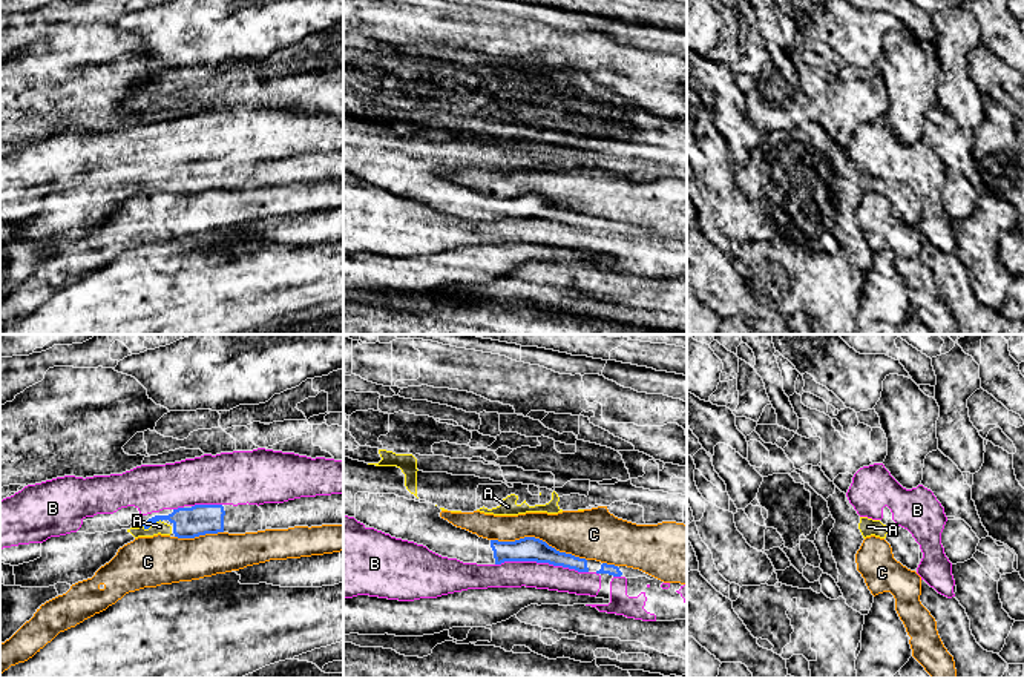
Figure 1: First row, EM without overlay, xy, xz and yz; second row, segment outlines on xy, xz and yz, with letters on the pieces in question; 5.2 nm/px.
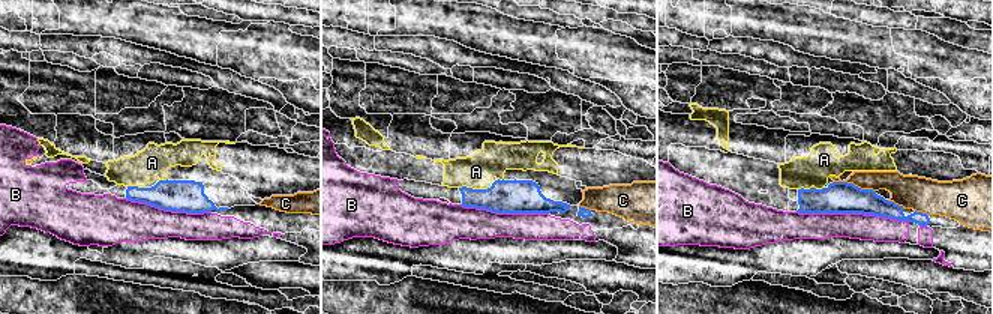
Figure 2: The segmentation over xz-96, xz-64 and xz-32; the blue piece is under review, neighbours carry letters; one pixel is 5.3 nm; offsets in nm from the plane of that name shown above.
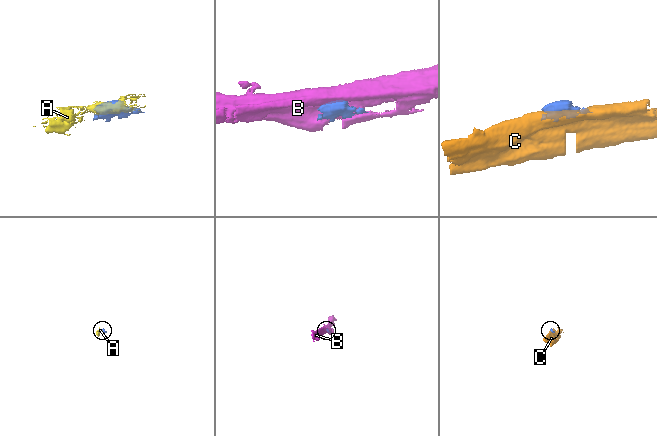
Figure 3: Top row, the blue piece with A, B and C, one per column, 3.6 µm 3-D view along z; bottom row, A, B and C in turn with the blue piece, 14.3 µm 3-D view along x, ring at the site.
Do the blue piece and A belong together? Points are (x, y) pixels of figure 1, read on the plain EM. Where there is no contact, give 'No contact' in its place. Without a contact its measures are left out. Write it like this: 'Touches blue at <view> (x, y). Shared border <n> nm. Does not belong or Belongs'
Touches blue at xy (152, 181). Shared border 110 nm. Belongs

